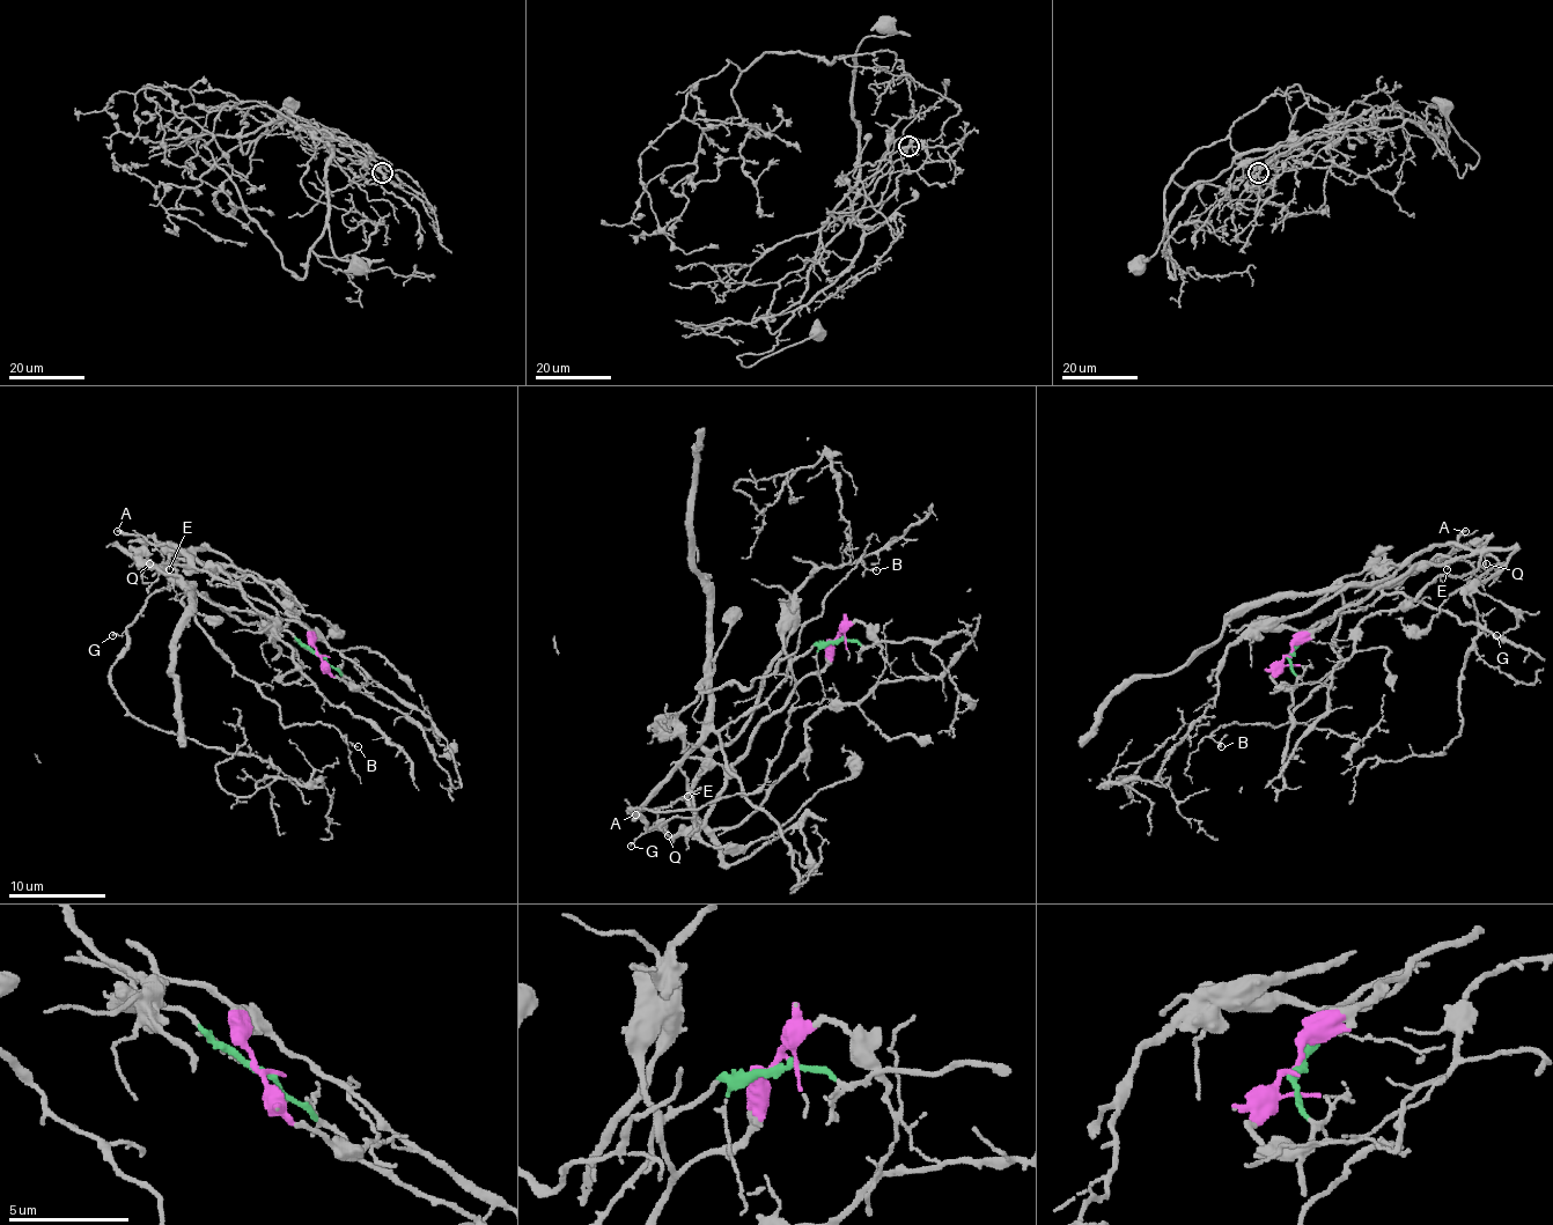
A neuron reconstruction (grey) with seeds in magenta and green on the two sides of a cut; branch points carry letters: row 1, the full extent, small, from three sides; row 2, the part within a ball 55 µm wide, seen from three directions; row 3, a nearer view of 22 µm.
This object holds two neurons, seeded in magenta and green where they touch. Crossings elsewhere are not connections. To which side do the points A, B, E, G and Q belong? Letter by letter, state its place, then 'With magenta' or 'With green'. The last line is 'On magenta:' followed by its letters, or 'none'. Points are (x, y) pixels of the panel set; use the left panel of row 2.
A: Place: (117, 531). With magenta
B: Place: (358, 746). With green
E: Place: (169, 569). With magenta
G: Place: (112, 635). With green
Q: Place: (149, 563). With magenta
On magenta: A, E, Q

